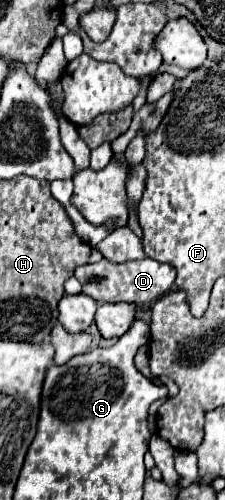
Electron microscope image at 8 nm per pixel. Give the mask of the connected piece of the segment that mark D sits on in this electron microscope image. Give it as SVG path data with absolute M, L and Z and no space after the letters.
M102 259L98 263L88 263L74 269L74 277L82 283L82 289L86 295L94 297L98 303L136 303L146 305L158 301L164 293L168 293L174 287L176 279L176 267L170 263L160 263L154 259L134 259L126 263L112 263L108 259Z

